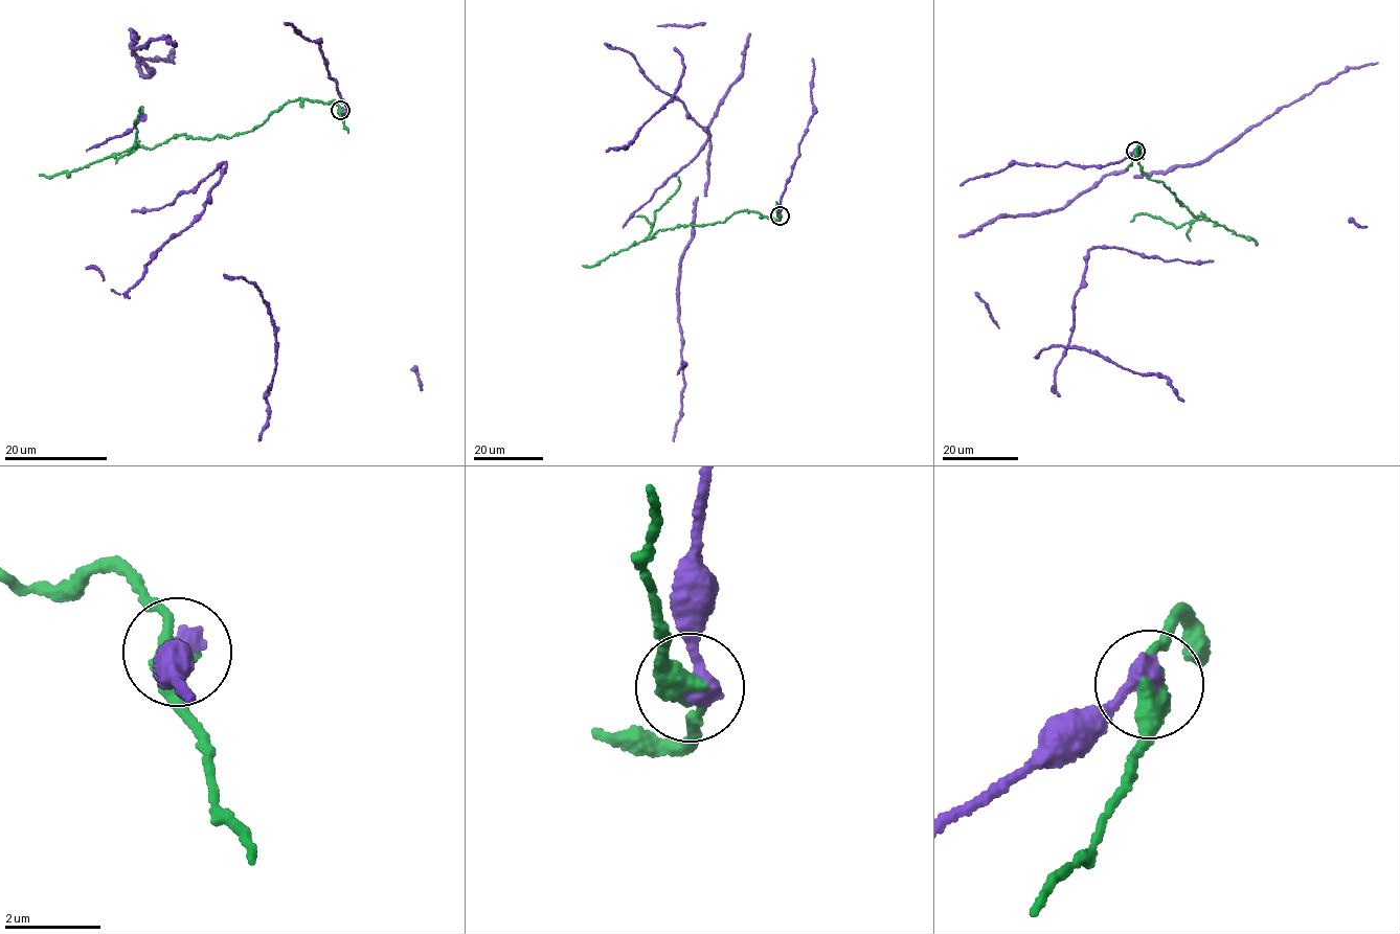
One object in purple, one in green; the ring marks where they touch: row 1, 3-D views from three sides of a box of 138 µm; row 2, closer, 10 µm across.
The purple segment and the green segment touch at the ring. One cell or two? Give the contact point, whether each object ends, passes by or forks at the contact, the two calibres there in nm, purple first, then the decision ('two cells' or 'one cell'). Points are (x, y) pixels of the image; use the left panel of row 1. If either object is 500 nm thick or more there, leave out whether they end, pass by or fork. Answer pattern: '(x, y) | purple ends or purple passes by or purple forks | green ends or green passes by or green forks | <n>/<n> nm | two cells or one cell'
(340, 110) | purple ends | green passes by | 400/400 nm | two cells

